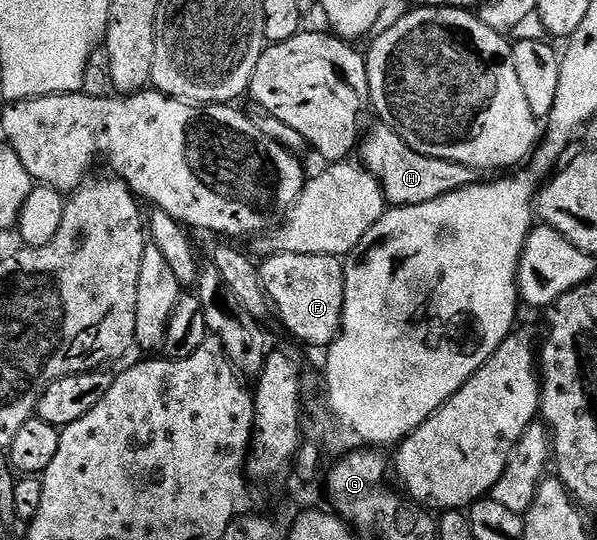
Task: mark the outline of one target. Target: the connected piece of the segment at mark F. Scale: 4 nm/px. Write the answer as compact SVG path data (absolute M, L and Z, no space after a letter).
M274 252L263 257L258 264L260 285L268 295L268 303L274 309L274 316L284 323L284 328L296 340L309 344L312 348L327 349L340 335L340 323L344 317L344 265L339 256L323 256L322 254L290 254Z

